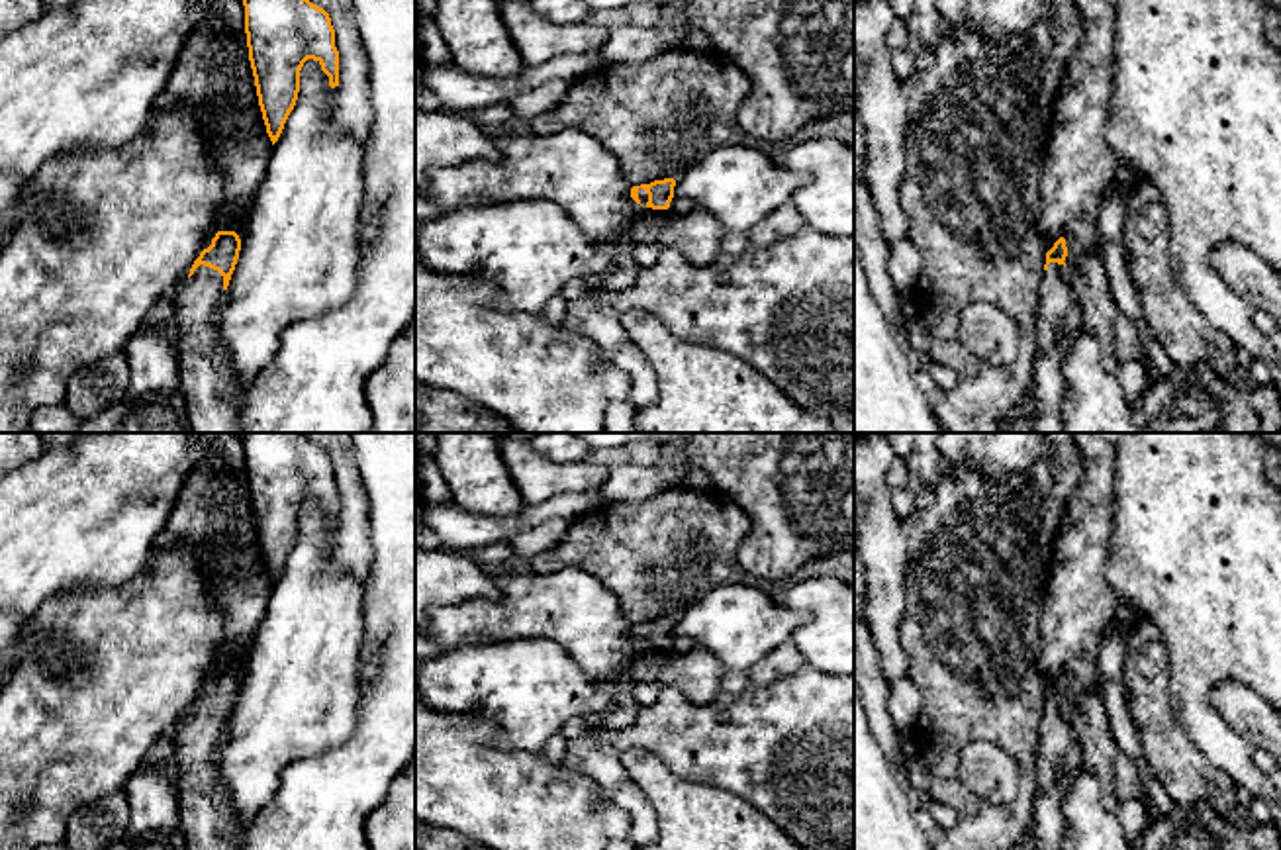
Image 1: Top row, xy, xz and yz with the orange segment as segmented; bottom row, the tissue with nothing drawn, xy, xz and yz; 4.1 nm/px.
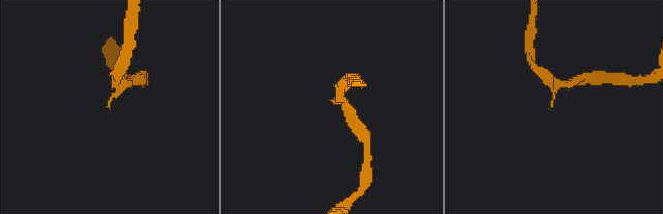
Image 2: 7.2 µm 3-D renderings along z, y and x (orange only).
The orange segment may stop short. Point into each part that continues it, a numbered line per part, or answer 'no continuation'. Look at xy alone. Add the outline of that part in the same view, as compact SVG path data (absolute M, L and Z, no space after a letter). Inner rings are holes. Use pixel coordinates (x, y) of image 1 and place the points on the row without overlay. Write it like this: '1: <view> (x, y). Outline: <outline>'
1: xy (206, 819). Outline: M204 703L172 731L178 828L188 850L241 850L243 826L217 787L212 764L223 731L223 715Z

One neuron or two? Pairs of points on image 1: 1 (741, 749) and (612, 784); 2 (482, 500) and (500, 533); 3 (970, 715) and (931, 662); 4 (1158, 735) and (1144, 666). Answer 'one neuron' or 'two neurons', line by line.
1: one neuron
2: two neurons
3: one neuron
4: one neuron

